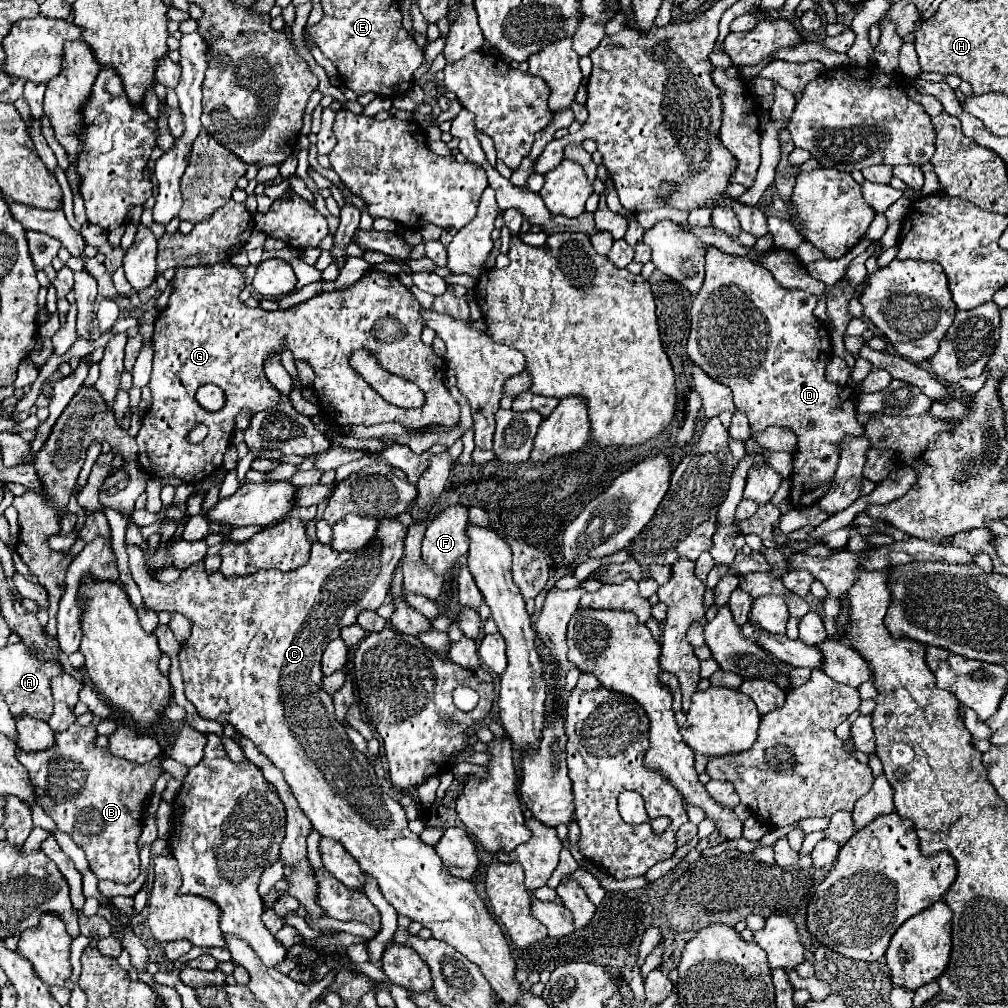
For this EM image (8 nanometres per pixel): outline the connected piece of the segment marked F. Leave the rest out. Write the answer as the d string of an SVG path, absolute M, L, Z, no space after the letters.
M450 505L426 527L422 539L422 559L436 573L444 575L468 553L468 507Z

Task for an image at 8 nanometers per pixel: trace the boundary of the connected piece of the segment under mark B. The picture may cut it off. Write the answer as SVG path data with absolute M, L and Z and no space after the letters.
M72 723L66 731L54 733L54 747L46 751L34 753L16 753L16 759L28 769L32 783L36 785L36 803L54 819L58 831L68 833L74 843L86 853L92 873L98 879L110 879L114 883L128 885L140 873L140 857L138 857L138 837L142 833L142 803L148 797L160 775L160 759L154 759L146 765L128 763L126 759L114 757L108 749L96 747L96 725L90 723L86 727Z

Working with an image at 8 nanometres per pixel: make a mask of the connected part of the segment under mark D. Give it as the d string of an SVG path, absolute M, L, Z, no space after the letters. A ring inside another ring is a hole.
M708 247L706 253L706 279L702 283L702 289L698 291L698 295L692 301L692 309L690 309L690 339L688 339L688 357L694 365L698 365L704 373L708 373L710 379L726 385L732 389L732 397L734 397L734 405L738 411L746 411L748 421L750 421L750 429L752 431L764 431L768 427L788 427L798 443L796 443L796 451L794 451L794 461L792 461L792 489L790 489L790 503L796 509L802 507L810 507L814 503L818 503L830 489L832 489L832 481L834 481L834 469L836 469L836 459L840 457L839 444L842 442L844 435L862 435L864 433L864 425L858 423L856 419L856 399L858 399L858 391L850 385L838 385L826 379L824 369L828 359L832 357L832 341L830 341L830 333L826 331L826 327L812 315L812 309L816 307L816 297L812 293L806 291L798 291L798 289L784 289L780 287L780 283L772 277L772 273L756 263L748 263L746 259L736 259L734 255L724 255L722 251L716 251L714 247ZM710 339L714 339L714 351L716 355L712 355L712 359L708 359L710 355Z

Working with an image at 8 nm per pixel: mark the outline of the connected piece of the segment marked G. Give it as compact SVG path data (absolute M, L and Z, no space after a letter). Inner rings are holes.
M220 261L220 263L214 263L214 265L178 267L178 269L176 269L176 275L174 275L174 279L172 279L172 285L174 285L174 293L170 295L170 303L168 303L168 307L158 315L158 319L156 319L156 323L154 323L154 337L152 337L152 345L154 345L154 367L152 367L152 379L150 379L152 407L150 407L148 413L144 415L142 427L140 427L140 435L138 435L138 439L136 439L136 441L138 441L138 463L142 465L144 471L154 473L156 477L178 477L178 479L182 479L182 481L186 481L186 483L196 483L196 481L202 481L204 477L216 473L216 469L222 465L224 451L226 451L228 445L230 445L230 435L232 435L232 431L234 431L234 419L236 419L236 415L238 415L238 411L240 411L238 405L232 405L232 407L230 407L228 401L246 401L246 409L252 409L252 413L262 411L262 409L268 409L268 407L274 407L274 405L280 401L280 393L272 387L272 383L268 381L268 377L266 377L266 373L262 371L262 367L264 367L264 355L268 355L268 353L272 353L272 351L278 351L278 353L280 353L280 343L282 343L282 341L288 343L288 347L290 347L294 359L306 361L313 367L316 372L314 391L316 391L316 395L318 395L318 399L320 399L322 411L324 411L324 415L326 415L332 423L336 423L336 425L340 425L340 427L344 427L344 425L372 426L394 422L400 423L400 425L404 425L404 427L422 429L422 427L432 427L432 425L448 425L448 427L452 427L452 425L456 425L456 423L460 421L460 405L450 397L448 389L444 387L444 373L442 373L442 371L446 371L446 363L444 363L444 359L440 359L440 357L432 351L432 347L424 345L422 339L420 339L422 329L424 329L424 323L420 323L420 311L418 311L418 309L420 309L420 303L416 301L416 297L414 297L414 295L398 281L398 277L394 277L394 275L388 275L388 273L382 273L382 271L370 271L370 273L366 273L358 283L354 283L354 285L348 287L348 289L318 293L318 295L314 295L312 299L308 299L306 303L296 305L296 307L292 307L292 309L288 309L288 311L282 311L282 309L278 309L278 311L264 311L264 309L250 309L250 307L246 307L246 305L238 299L240 291L245 287L245 279L238 273L238 269L236 269L232 263L228 263L228 261ZM358 347L364 347L364 349L372 351L372 353L378 357L378 363L380 363L386 371L390 371L390 373L394 373L394 375L398 375L398 377L404 377L404 379L408 379L408 381L420 385L420 389L424 391L424 397L426 397L424 407L422 407L422 409L400 409L400 407L394 407L394 405L390 405L388 401L384 401L382 397L376 397L376 391L374 391L372 387L368 387L368 383L358 383L358 375L348 367L348 355L350 355L354 349L358 349ZM206 383L214 383L214 385L218 385L218 387L224 391L224 395L226 395L226 405L224 405L220 411L214 411L214 413L212 413L212 411L206 411L206 409L202 409L202 407L198 405L198 401L194 399L196 389L198 389L200 385L206 385ZM198 423L204 423L204 425L208 427L208 435L206 435L206 439L204 439L202 443L190 443L186 437L188 437L188 433L190 433Z

